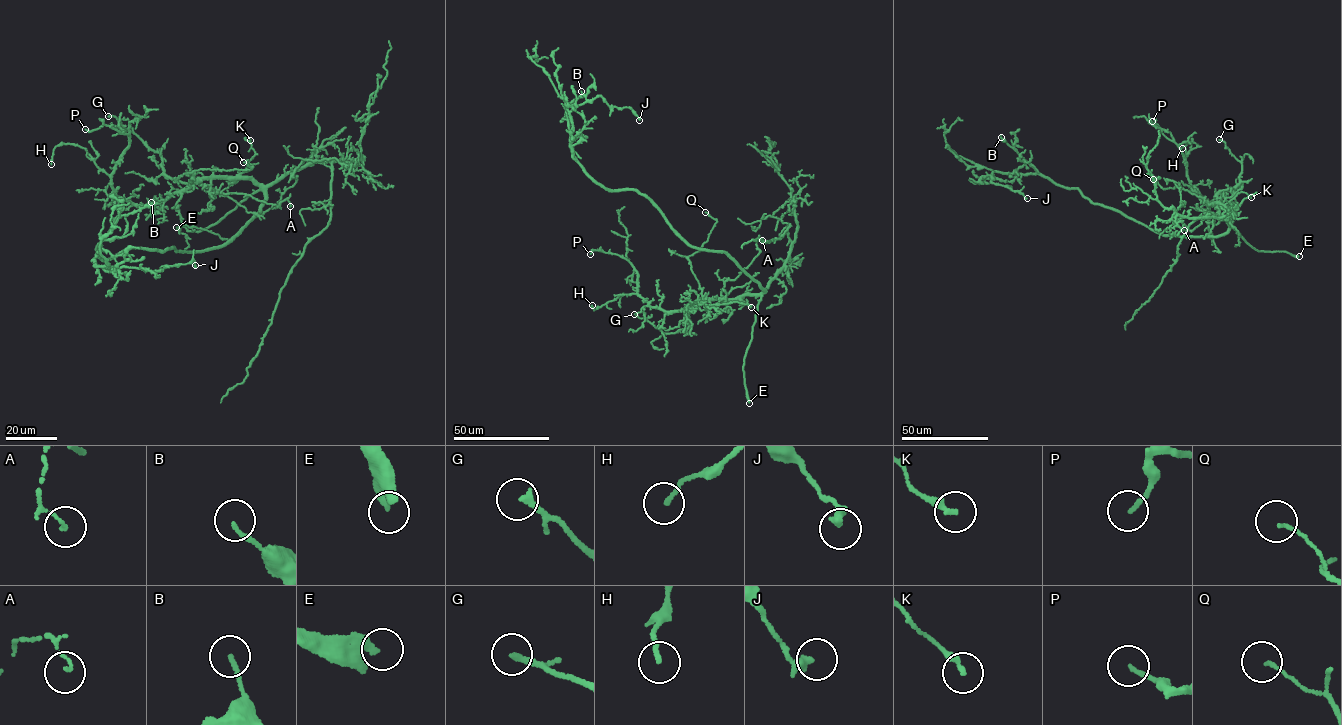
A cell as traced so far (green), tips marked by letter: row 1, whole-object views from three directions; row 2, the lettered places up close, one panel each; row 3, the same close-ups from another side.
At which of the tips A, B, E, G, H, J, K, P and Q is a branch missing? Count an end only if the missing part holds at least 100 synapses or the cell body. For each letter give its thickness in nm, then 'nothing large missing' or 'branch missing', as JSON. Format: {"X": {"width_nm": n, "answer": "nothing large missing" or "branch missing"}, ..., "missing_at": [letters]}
{"A": {"width_nm": 100, "answer": "nothing large missing"}, "B": {"width_nm": 160, "answer": "nothing large missing"}, "E": {"width_nm": 240, "answer": "branch missing"}, "G": {"width_nm": 240, "answer": "nothing large missing"}, "H": {"width_nm": 160, "answer": "nothing large missing"}, "J": {"width_nm": 300, "answer": "nothing large missing"}, "K": {"width_nm": 240, "answer": "nothing large missing"}, "P": {"width_nm": 150, "answer": "nothing large missing"}, "Q": {"width_nm": 100, "answer": "nothing large missing"}, "missing_at": ["E"]}

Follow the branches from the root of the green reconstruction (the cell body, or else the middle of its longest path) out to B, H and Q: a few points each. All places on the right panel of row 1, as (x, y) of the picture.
B: (1169, 235), (1093, 203), (1076, 187), (1057, 185), (1039, 173), (1001, 137)
H: (1169, 235), (1216, 237), (1231, 224), (1227, 210), (1208, 206), (1191, 185), (1192, 139), (1182, 148)
Q: (1169, 235), (1216, 237), (1227, 231), (1230, 218), (1218, 202), (1209, 204), (1179, 183), (1163, 189), (1153, 179)

